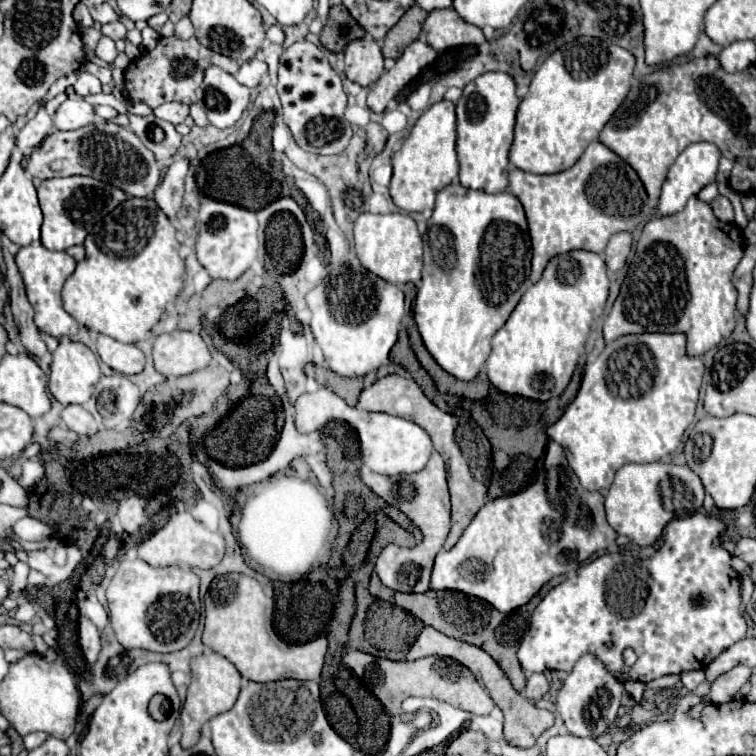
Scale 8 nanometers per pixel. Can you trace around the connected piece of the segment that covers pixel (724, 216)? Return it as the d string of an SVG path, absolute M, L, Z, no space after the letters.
M717 196L713 202L711 202L711 208L715 212L715 216L723 222L733 222L733 206L731 202L725 198L725 196Z

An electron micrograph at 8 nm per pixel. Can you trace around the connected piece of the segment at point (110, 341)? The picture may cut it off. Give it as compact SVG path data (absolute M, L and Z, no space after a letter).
M111 336L97 338L101 360L119 374L139 374L145 366L145 354L135 344L123 344Z

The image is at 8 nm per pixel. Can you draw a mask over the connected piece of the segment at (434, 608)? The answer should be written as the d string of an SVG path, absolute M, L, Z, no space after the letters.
M377 572L371 574L369 592L377 598L383 598L391 604L401 606L403 610L417 616L423 624L433 626L435 630L439 630L439 632L443 632L451 638L457 638L457 640L463 640L463 642L469 642L473 646L483 648L501 666L501 670L511 680L513 688L523 692L523 688L527 684L527 678L525 678L523 668L517 660L517 648L519 648L521 636L525 632L525 626L527 626L527 620L523 618L523 612L515 610L511 614L501 614L489 602L485 602L481 598L475 598L475 596L467 596L463 592L453 592L453 590L439 590L439 592L429 590L425 594L403 594L403 592L397 592L397 590L391 590L391 588L383 586Z

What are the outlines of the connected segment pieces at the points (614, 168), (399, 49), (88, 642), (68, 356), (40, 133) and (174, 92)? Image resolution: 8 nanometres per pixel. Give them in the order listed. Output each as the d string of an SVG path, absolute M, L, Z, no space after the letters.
M599 140L591 142L583 152L583 156L571 168L557 174L531 174L513 168L509 172L509 192L513 192L521 200L529 220L529 234L533 244L533 260L531 260L531 276L529 276L531 282L537 282L541 278L547 262L557 254L565 254L577 248L603 254L611 234L621 230L633 230L643 220L643 206L647 202L647 192L637 172Z
M417 4L411 6L401 20L387 32L385 40L383 40L383 54L387 58L399 58L403 54L403 50L407 48L407 44L411 44L413 40L419 38L421 34L421 26L425 22L429 12L425 12L423 8L419 8Z
M81 618L81 624L79 624L79 644L83 648L87 662L93 666L101 652L101 636L97 626L87 618Z
M67 336L59 340L59 348L53 352L51 374L49 374L49 390L63 404L83 404L91 398L91 388L99 382L101 368L97 356L81 342L71 342Z
M39 108L39 112L25 124L25 128L19 132L17 136L17 148L21 150L23 156L31 156L33 148L47 136L51 134L55 128L53 128L53 122L51 122L51 116L45 112L45 108Z
M175 36L159 38L159 42L153 50L143 52L143 56L135 58L127 66L125 88L127 88L131 100L143 100L151 108L157 108L165 102L193 104L195 90L199 88L199 84L203 80L203 72L207 70L207 64L221 66L229 74L235 74L239 70L239 62L231 60L229 56L221 56L221 54L205 48L197 38L189 38L189 40L179 40Z

